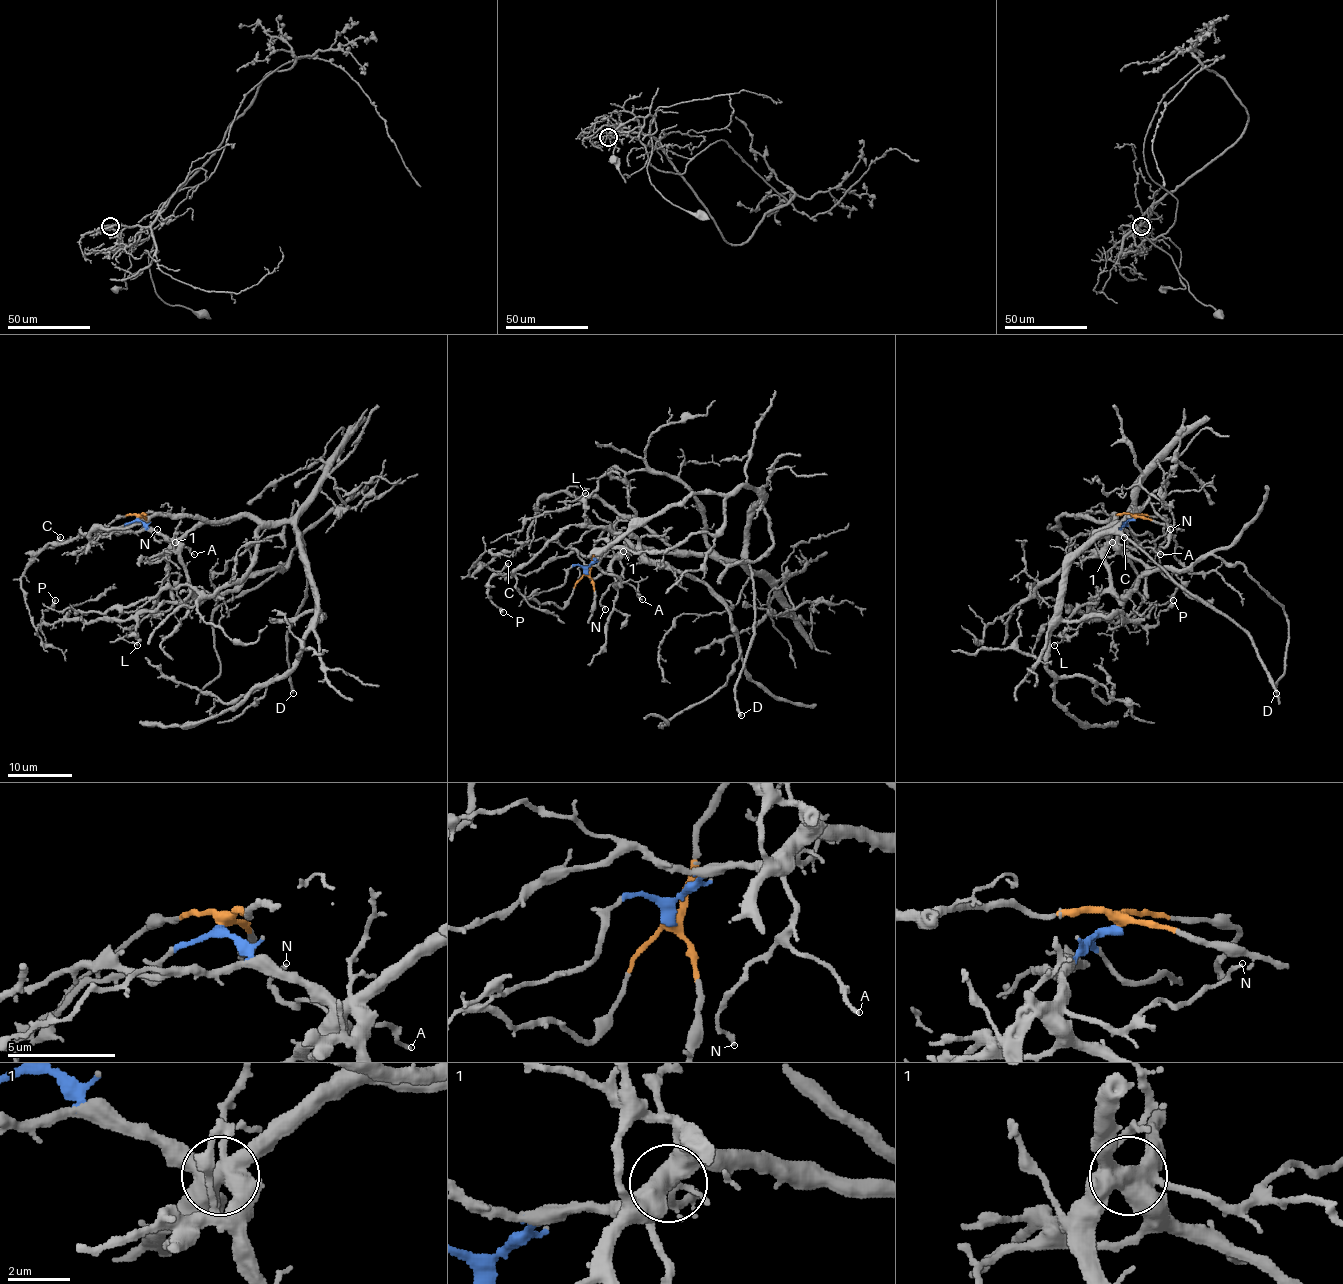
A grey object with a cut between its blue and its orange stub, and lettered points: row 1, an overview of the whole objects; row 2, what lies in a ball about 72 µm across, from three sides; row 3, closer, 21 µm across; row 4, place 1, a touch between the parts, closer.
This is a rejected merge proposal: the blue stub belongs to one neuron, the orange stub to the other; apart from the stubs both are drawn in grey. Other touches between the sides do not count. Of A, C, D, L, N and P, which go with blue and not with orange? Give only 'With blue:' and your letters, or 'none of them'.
With blue: A, C, L, N, P

